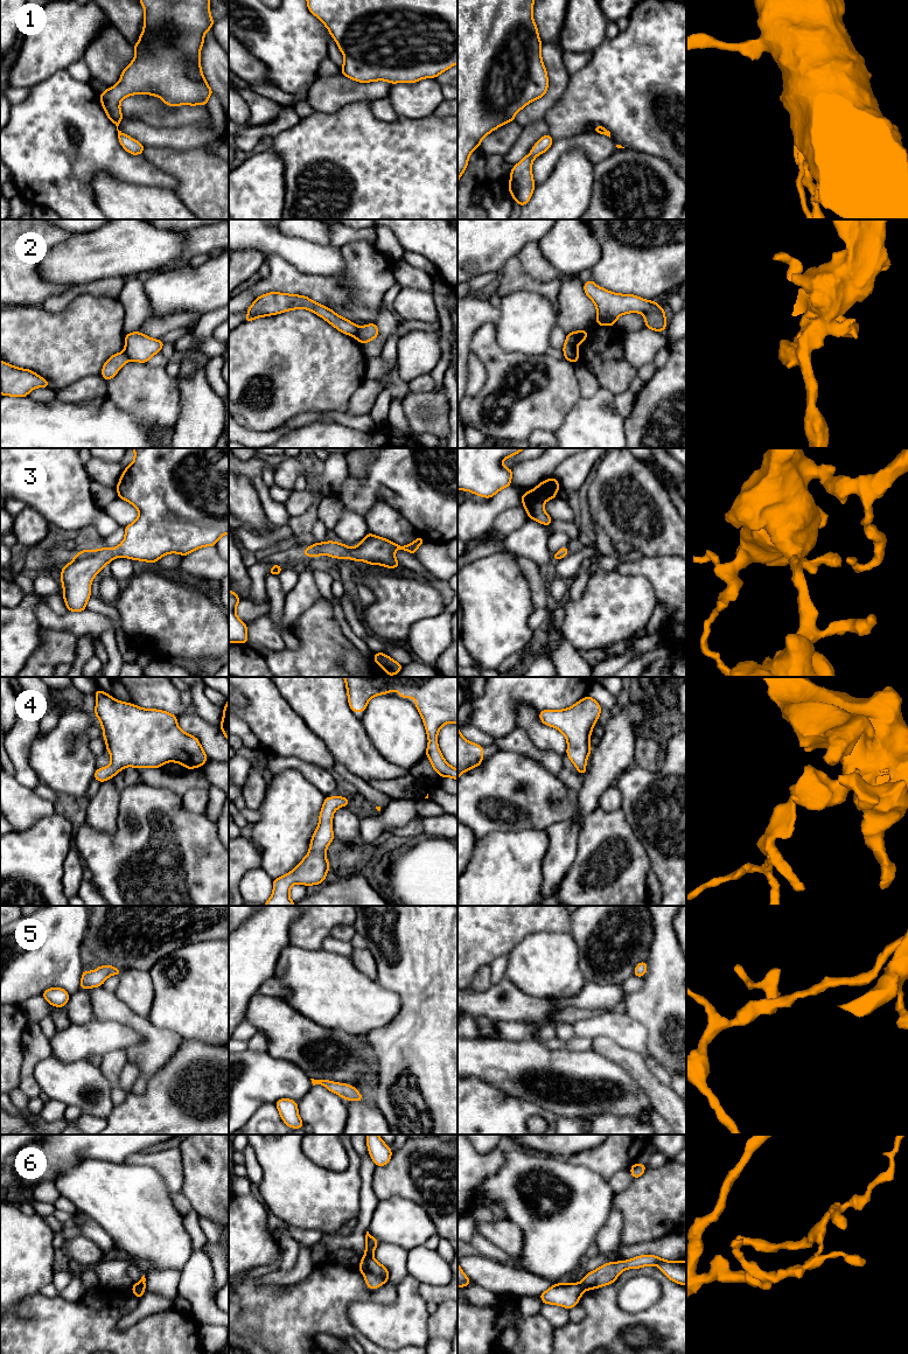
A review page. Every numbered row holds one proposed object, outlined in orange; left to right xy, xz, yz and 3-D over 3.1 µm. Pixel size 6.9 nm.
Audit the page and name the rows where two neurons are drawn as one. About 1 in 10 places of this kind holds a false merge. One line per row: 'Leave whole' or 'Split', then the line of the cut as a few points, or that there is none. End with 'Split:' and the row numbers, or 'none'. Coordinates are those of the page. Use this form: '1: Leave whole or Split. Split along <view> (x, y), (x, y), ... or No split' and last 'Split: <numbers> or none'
1: Leave whole. No split
2: Split. Split along xz (358, 327), (355, 337)
3: Leave whole. No split
4: Leave whole. No split
5: Leave whole. No split
6: Split. Split along xz (371, 1255), (363, 1257)
Split: 2, 6

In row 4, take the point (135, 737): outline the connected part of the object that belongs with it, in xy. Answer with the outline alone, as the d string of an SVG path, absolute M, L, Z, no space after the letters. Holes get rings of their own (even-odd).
M98 690L96 697L96 717L100 720L106 741L106 751L111 755L111 763L104 768L97 768L93 779L105 782L116 776L125 767L161 768L166 762L177 762L187 769L198 768L205 765L208 758L198 739L183 732L177 725L177 717L154 709L120 702L109 693Z

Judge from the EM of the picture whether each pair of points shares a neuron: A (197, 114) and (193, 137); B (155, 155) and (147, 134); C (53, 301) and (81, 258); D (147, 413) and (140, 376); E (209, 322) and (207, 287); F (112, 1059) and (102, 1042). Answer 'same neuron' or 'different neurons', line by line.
A: different neurons
B: different neurons
C: different neurons
D: same neuron
E: different neurons
F: different neurons

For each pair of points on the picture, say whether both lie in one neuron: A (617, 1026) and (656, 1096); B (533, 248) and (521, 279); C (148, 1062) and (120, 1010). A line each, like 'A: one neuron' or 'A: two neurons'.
A: two neurons
B: two neurons
C: one neuron

